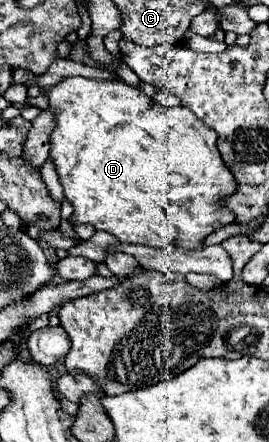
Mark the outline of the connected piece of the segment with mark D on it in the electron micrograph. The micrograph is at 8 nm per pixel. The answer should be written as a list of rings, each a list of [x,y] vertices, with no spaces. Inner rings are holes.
[[[68,76],[62,82],[58,82],[56,86],[44,88],[42,92],[48,96],[48,110],[54,114],[54,120],[56,120],[56,126],[50,134],[50,158],[56,166],[56,174],[64,188],[64,196],[74,208],[72,224],[90,224],[96,230],[106,230],[106,232],[114,234],[120,242],[128,242],[128,244],[146,244],[146,246],[154,246],[154,248],[168,248],[168,246],[200,248],[200,242],[210,232],[214,232],[216,228],[220,228],[224,224],[234,222],[234,214],[226,206],[218,206],[218,200],[222,196],[232,194],[236,190],[234,176],[230,174],[226,164],[220,160],[220,152],[216,148],[216,132],[212,128],[208,128],[202,120],[198,120],[194,116],[194,112],[190,112],[184,106],[166,108],[166,106],[158,104],[154,98],[146,96],[142,90],[138,90],[122,80],[92,80],[92,78],[84,78],[84,76]]]

